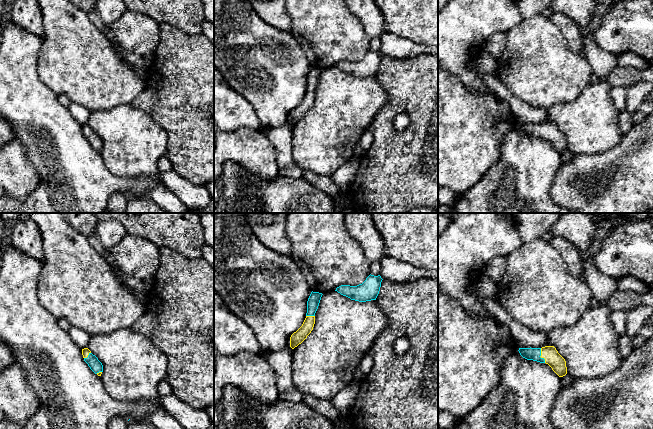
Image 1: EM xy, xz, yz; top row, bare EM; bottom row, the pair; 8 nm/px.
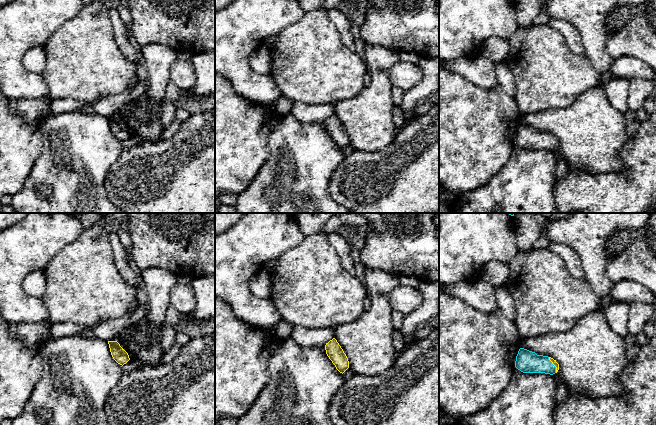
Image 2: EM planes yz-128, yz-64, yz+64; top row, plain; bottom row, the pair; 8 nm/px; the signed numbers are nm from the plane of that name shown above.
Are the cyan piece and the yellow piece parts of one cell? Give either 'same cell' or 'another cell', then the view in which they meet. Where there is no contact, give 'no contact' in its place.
same cell; meets cyan in yz

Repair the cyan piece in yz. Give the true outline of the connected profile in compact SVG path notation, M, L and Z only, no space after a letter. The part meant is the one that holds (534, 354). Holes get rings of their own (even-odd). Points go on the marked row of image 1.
M554 346L519 348L518 351L520 355L527 360L548 364L559 377L567 374L566 361Z

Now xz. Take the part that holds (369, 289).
M370 274L362 284L357 286L341 285L335 291L359 302L376 300L382 280L380 275L374 276Z

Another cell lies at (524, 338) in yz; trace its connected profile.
M474 284L470 288L470 293L483 303L497 321L509 327L517 347L542 348L546 345L548 333L533 332L523 327L509 315L509 313L499 304L496 298L482 297L478 293Z

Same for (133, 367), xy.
M132 328L109 334L91 335L87 348L103 365L100 376L106 392L114 399L127 402L159 398L158 385L166 378L167 358L149 339Z

